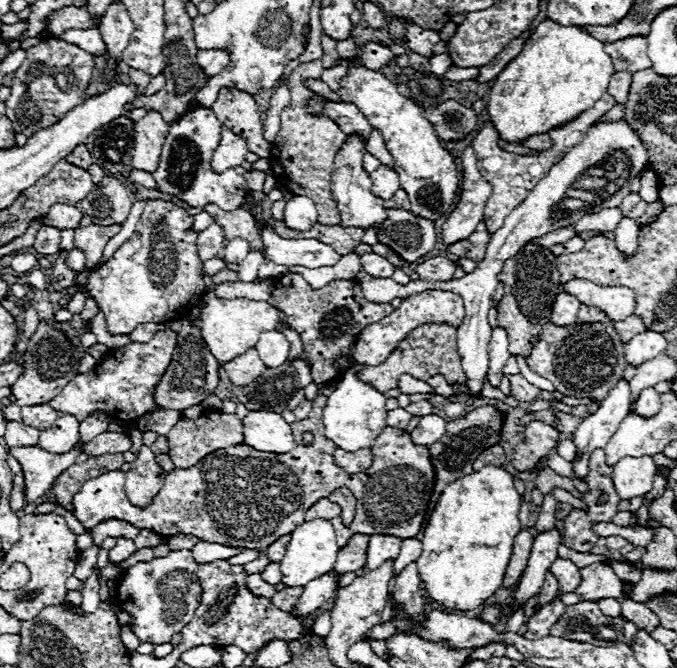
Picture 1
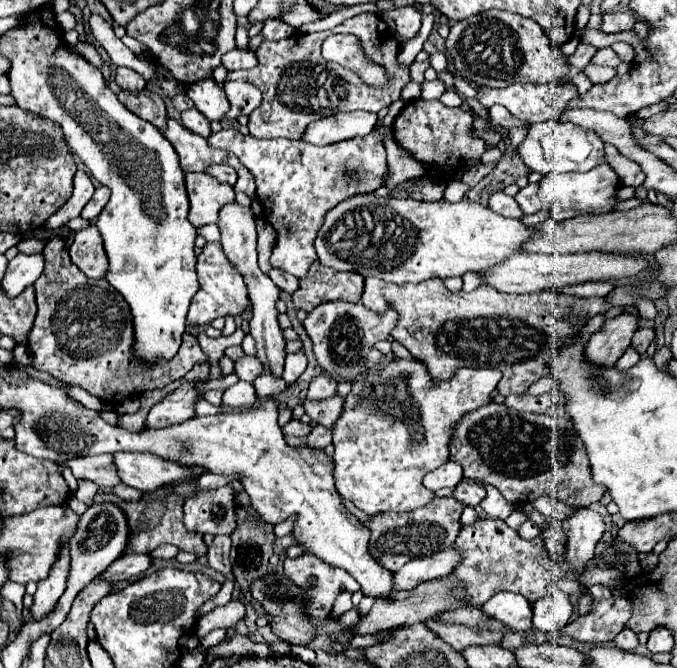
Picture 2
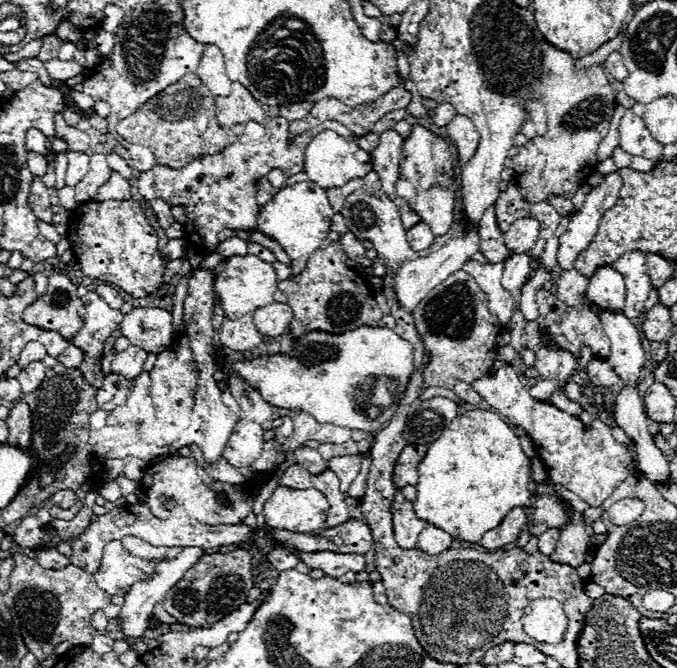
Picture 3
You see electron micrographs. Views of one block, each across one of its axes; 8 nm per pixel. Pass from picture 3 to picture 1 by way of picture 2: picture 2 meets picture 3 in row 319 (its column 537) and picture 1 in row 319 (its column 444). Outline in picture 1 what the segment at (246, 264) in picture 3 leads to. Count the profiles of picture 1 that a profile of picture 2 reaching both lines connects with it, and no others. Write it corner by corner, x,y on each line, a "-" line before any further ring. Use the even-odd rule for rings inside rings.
203,276
206,285
204,294
204,308
200,314
200,332
202,338
216,356
218,362
230,362
232,358
244,354
244,350
250,350
258,342
258,334
264,330
276,330
278,328
278,310
260,300
248,300
248,298
236,298
236,300
224,300
216,298
213,294
213,283
210,276

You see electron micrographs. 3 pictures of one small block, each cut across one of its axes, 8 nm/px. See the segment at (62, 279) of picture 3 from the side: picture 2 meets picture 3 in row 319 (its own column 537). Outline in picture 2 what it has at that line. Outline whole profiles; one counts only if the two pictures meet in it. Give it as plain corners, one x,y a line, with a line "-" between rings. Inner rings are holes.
488,10
484,14
456,22
450,28
446,46
454,58
458,74
476,86
502,88
504,84
514,82
550,84
558,78
570,78
572,70
568,58
552,46
548,36
544,36
540,24
502,10

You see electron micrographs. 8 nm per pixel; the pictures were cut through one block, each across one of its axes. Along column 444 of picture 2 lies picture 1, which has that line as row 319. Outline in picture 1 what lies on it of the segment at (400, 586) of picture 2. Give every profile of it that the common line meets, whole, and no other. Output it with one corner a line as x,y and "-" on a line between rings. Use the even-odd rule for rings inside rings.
560,292
556,296
556,302
552,304
552,310
550,310
550,322
556,324
556,326
568,326
572,322
576,322
576,314
578,314
578,308
580,308
580,302
570,296
568,292

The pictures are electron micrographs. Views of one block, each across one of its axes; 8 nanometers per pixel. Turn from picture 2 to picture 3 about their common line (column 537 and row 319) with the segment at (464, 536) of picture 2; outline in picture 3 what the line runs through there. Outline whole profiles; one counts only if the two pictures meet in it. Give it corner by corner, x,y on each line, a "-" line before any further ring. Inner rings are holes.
540,289
536,293
536,303
540,313
537,320
540,332
542,334
548,332
552,336
552,340
558,344
558,348
572,352
576,360
580,358
580,350
584,346
588,346
594,352
596,358
608,358
610,356
610,342
606,340
606,332
602,328
602,322
600,322
598,314
590,306
586,306
586,304
564,306
564,302
561,302
544,289
-
552,314
556,314
556,316
552,316

